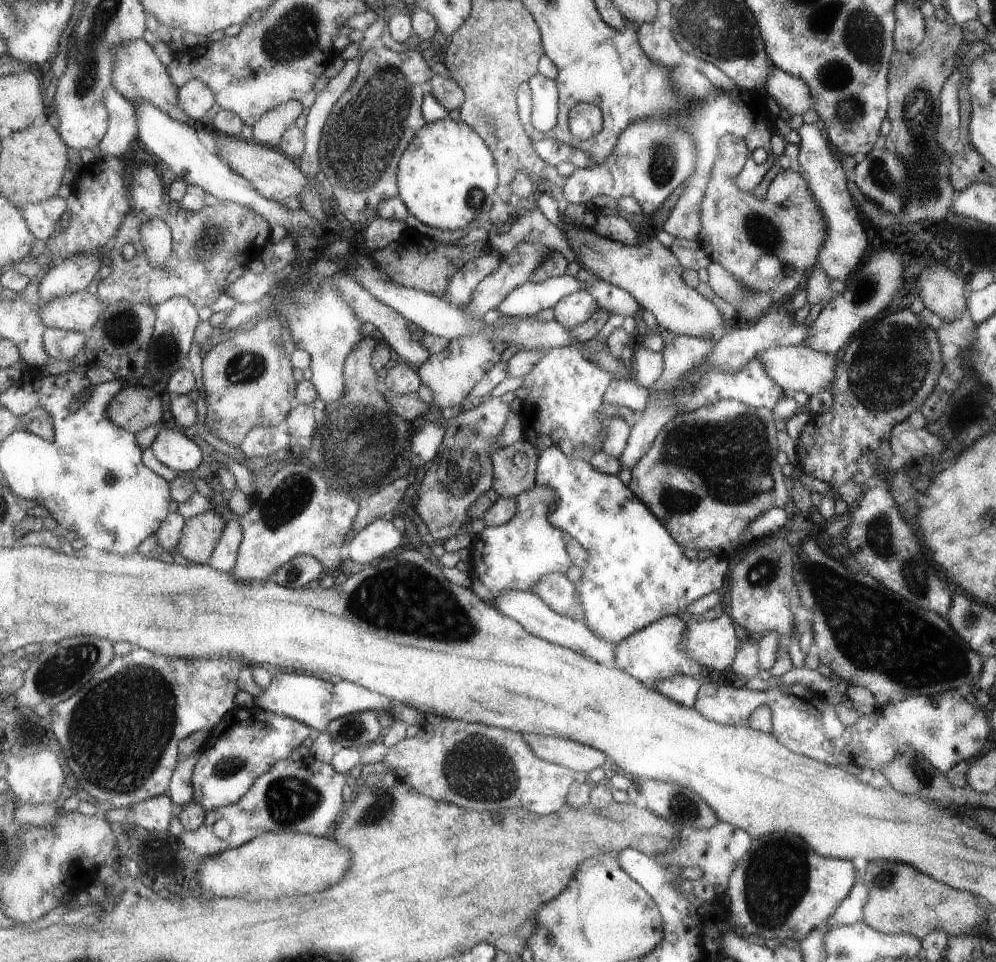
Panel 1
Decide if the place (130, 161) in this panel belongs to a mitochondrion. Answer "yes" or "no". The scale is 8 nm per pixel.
no

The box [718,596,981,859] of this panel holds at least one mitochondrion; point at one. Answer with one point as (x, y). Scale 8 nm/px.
(919, 734)

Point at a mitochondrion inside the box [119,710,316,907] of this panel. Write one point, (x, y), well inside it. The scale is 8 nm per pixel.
(223, 770)

